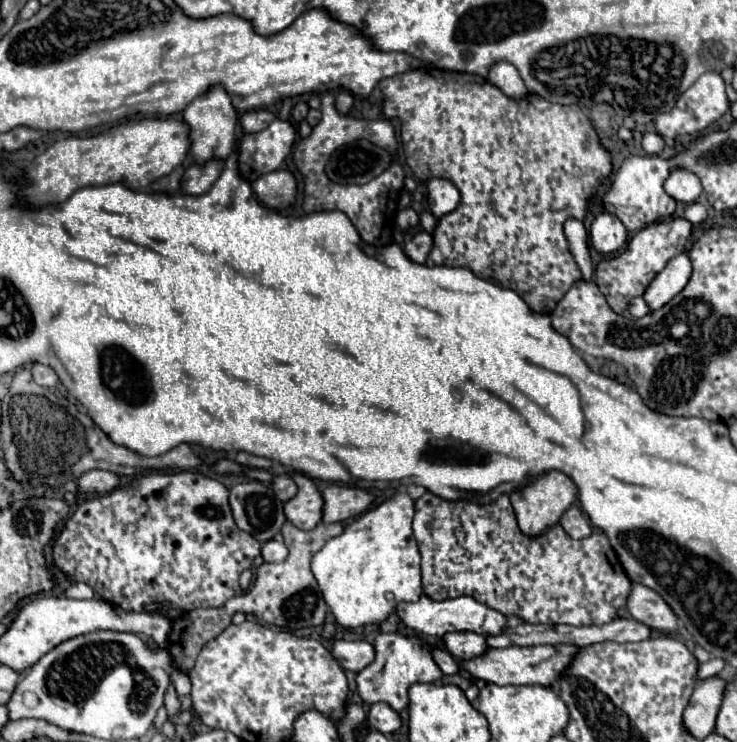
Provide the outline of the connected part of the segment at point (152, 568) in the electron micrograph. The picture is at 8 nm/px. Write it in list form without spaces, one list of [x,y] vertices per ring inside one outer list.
[[[183,471],[171,475],[149,473],[141,477],[141,485],[117,487],[103,497],[79,505],[53,545],[53,559],[73,583],[83,581],[91,585],[97,597],[125,611],[145,611],[143,605],[153,601],[169,601],[173,607],[191,611],[199,607],[221,607],[229,597],[241,595],[239,575],[253,567],[259,551],[259,541],[235,527],[227,487],[201,473]]]

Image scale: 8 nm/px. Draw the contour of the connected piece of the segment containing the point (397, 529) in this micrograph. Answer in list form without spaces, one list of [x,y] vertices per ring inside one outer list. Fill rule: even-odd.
[[[397,493],[377,509],[369,509],[367,513],[359,515],[351,525],[345,527],[343,535],[333,537],[325,543],[325,547],[315,553],[311,561],[311,571],[319,583],[323,599],[335,617],[335,623],[345,629],[357,629],[363,625],[377,625],[385,621],[395,607],[403,601],[417,601],[423,595],[421,587],[421,569],[419,569],[419,549],[413,537],[411,521],[413,521],[413,499],[407,493]]]

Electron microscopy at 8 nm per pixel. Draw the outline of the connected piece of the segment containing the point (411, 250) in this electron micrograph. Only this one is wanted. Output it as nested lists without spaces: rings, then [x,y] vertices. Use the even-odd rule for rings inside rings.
[[[419,231],[409,243],[403,245],[403,251],[405,251],[405,255],[407,255],[411,261],[415,261],[415,263],[425,263],[431,247],[433,247],[431,235],[425,233],[425,231]]]

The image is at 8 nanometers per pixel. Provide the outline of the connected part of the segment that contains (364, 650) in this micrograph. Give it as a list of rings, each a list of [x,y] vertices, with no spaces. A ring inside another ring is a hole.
[[[335,641],[333,655],[343,669],[359,673],[375,659],[375,649],[369,641]]]

